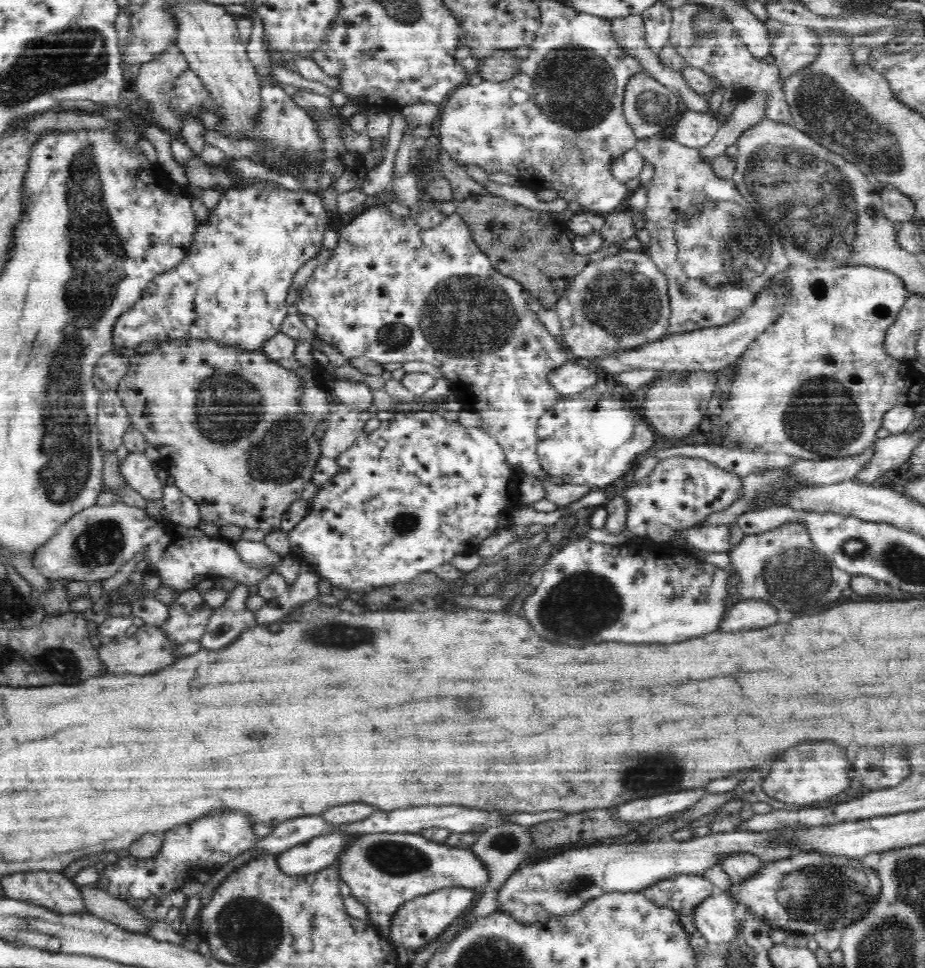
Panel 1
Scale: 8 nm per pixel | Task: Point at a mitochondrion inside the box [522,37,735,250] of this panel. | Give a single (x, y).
(574, 87)

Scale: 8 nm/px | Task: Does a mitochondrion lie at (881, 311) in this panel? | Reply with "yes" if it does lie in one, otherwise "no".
no

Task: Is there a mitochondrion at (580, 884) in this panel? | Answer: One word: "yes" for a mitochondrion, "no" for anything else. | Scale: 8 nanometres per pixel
yes

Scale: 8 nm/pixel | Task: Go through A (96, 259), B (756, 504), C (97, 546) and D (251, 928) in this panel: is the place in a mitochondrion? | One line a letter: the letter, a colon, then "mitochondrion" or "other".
A: mitochondrion
B: other
C: mitochondrion
D: mitochondrion

